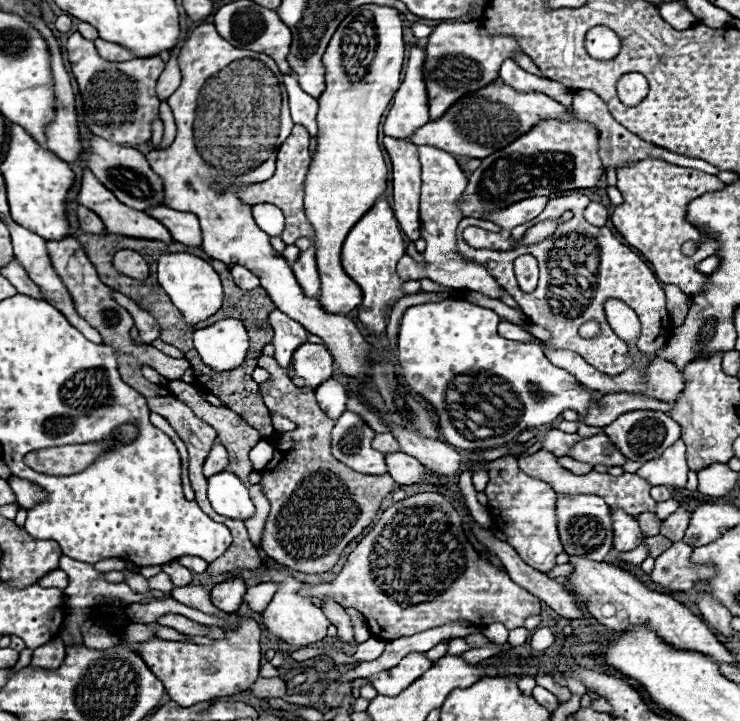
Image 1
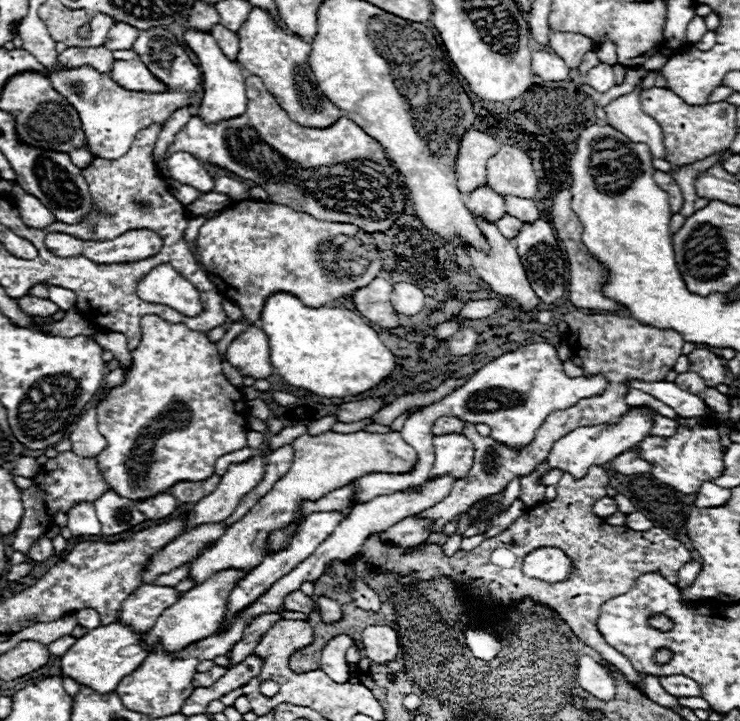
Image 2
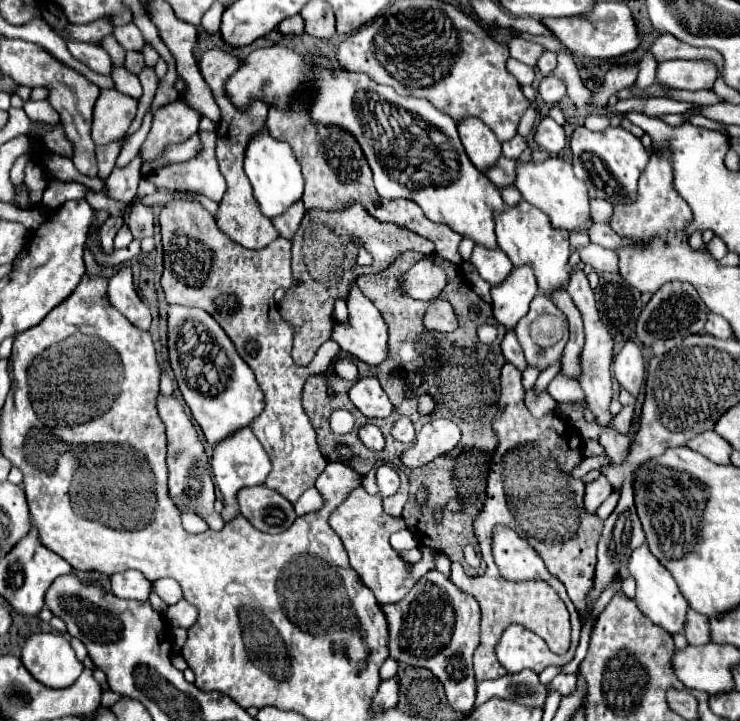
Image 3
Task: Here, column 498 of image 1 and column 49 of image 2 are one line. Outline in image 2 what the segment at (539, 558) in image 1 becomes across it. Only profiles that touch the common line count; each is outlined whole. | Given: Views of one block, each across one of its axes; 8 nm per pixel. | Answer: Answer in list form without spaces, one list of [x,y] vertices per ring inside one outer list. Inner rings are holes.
[[[60,452],[56,458],[48,458],[48,462],[42,466],[42,472],[38,472],[38,476],[32,478],[32,486],[22,490],[24,516],[20,520],[18,530],[14,532],[12,548],[16,552],[26,554],[32,548],[34,540],[44,536],[52,528],[56,512],[68,514],[70,508],[78,502],[94,504],[98,496],[102,496],[102,492],[106,490],[108,490],[108,484],[102,480],[94,458],[82,458],[82,456],[76,456],[74,452]]]

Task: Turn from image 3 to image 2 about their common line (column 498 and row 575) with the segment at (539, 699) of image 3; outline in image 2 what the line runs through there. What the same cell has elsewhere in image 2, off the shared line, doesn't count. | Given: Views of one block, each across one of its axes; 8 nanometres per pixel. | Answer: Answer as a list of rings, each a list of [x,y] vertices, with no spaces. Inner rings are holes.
[[[688,562],[688,564],[684,564],[680,570],[678,570],[678,588],[682,590],[682,588],[688,588],[692,582],[694,582],[694,578],[700,574],[700,564],[698,562]]]

